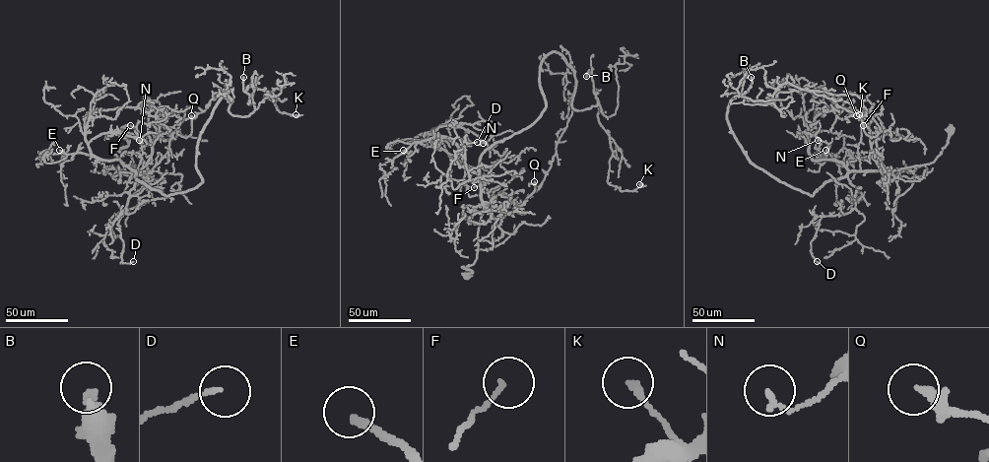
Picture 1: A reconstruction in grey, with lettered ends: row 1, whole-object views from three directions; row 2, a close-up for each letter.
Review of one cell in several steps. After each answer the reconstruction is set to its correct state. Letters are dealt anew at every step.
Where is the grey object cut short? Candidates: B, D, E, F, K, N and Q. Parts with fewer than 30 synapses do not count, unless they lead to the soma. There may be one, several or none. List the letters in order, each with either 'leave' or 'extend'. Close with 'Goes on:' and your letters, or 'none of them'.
B: extend
D: leave
E: extend
F: leave
K: leave
N: leave
Q: leave
Goes on: B, E

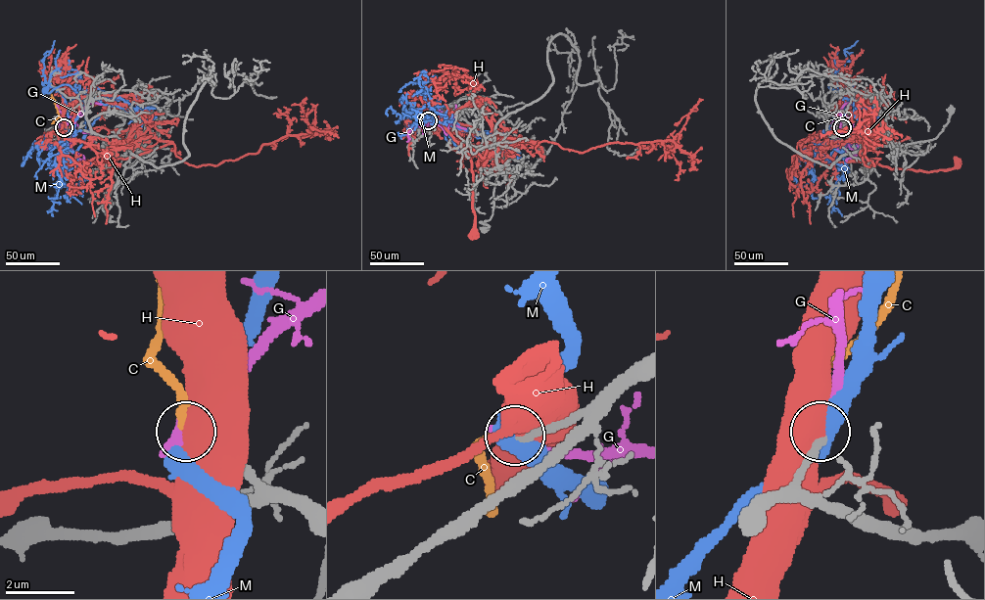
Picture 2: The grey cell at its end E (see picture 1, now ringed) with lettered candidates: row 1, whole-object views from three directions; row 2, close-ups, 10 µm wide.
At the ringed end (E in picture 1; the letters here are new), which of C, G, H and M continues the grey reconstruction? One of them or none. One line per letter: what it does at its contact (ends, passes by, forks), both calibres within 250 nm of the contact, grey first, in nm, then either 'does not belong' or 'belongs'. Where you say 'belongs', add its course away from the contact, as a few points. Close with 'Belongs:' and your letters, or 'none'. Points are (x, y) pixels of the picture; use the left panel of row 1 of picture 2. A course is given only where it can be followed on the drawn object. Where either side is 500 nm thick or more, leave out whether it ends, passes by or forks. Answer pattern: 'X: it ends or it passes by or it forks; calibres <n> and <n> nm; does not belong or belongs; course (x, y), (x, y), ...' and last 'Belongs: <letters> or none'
C: it ends; calibres 240 and 220 nm; belongs; course (64, 127), (50, 90)
G: it ends; calibres 240 and 320 nm; does not belong
H: calibres 300 and 850 nm; does not belong
M: it passes by; calibres 240 and 420 nm; does not belong
Belongs: C

